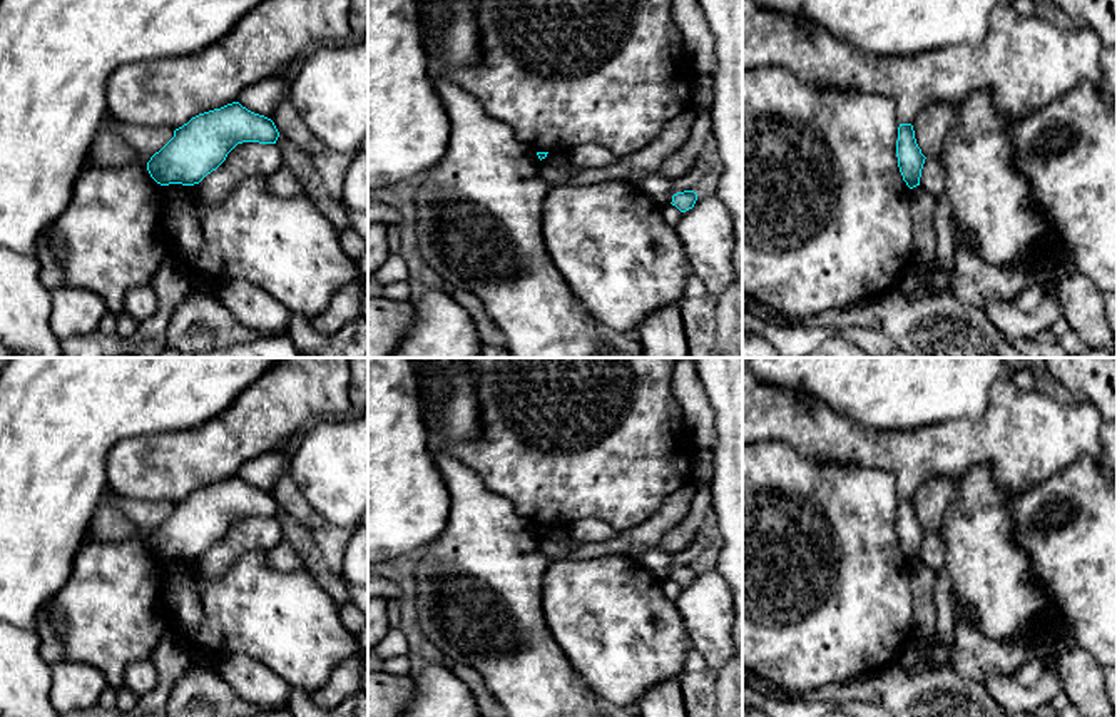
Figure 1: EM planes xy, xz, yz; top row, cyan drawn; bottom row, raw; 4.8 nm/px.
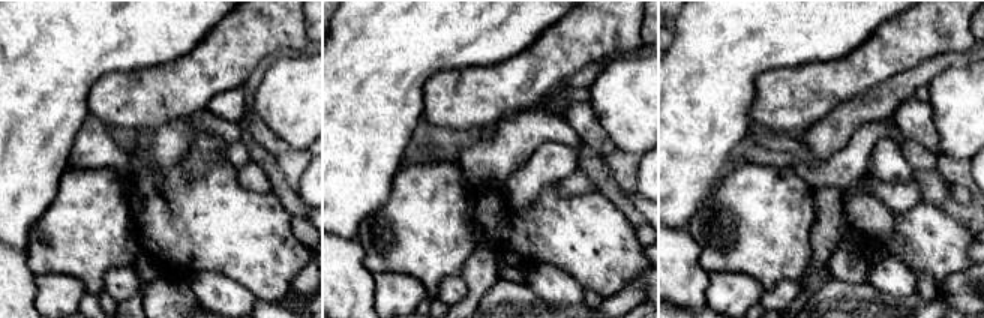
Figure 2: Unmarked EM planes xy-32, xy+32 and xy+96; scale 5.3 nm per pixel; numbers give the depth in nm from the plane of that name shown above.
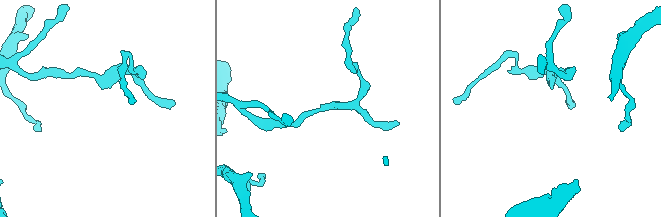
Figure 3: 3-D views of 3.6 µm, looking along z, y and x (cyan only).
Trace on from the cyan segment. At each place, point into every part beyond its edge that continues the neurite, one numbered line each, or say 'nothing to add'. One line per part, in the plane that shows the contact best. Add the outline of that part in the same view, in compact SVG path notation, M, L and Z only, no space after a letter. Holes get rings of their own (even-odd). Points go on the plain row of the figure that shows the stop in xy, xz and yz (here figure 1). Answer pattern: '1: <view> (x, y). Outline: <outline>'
nothing to add

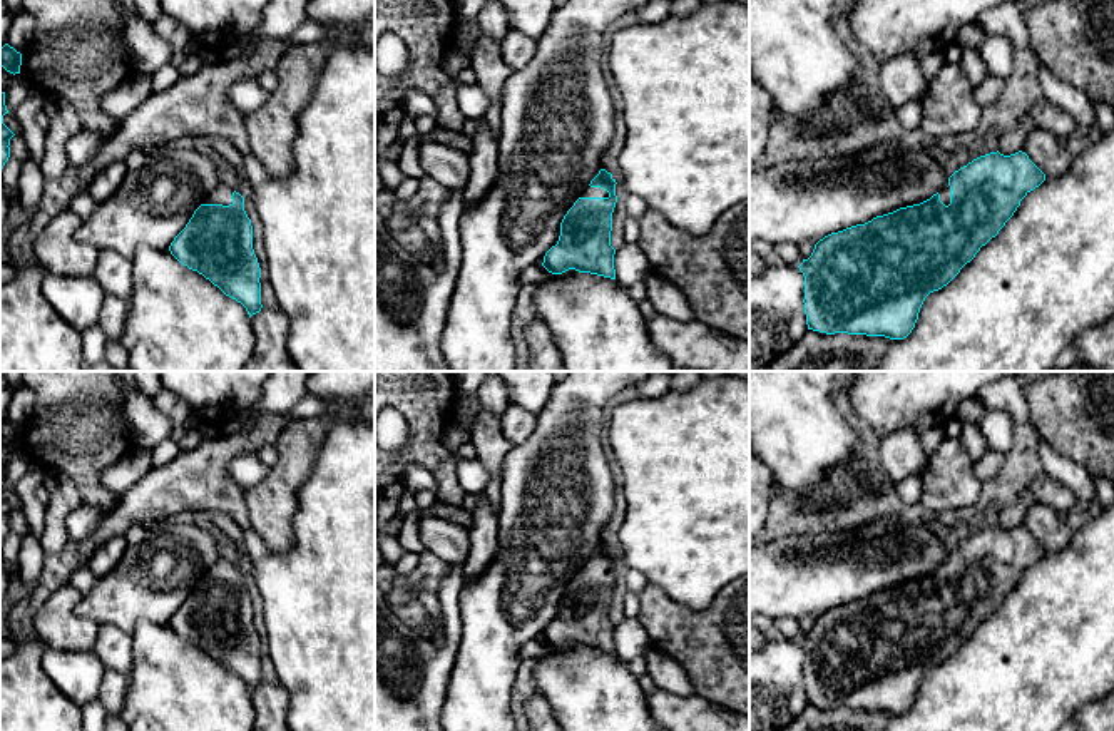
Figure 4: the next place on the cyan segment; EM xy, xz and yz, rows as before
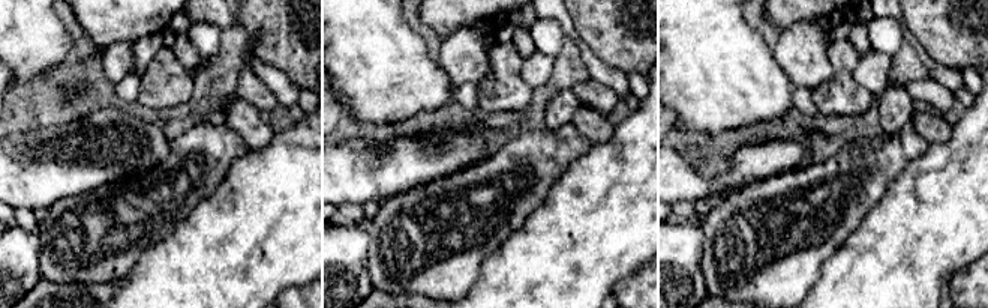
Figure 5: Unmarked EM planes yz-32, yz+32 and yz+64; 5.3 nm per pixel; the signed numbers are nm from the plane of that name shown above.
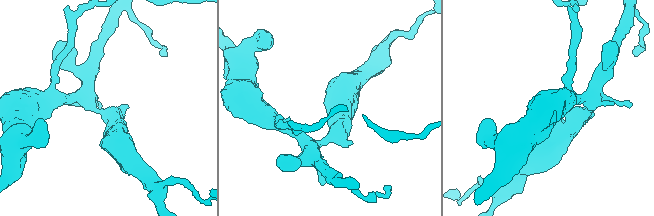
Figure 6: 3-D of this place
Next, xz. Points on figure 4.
1: xz (589, 566). Outline: M585 562L582 567L580 567L580 572L609 572L609 567L600 564L600 562Z

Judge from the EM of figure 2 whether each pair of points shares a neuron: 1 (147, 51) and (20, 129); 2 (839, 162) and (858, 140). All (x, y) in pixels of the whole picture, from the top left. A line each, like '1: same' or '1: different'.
1: same
2: same

